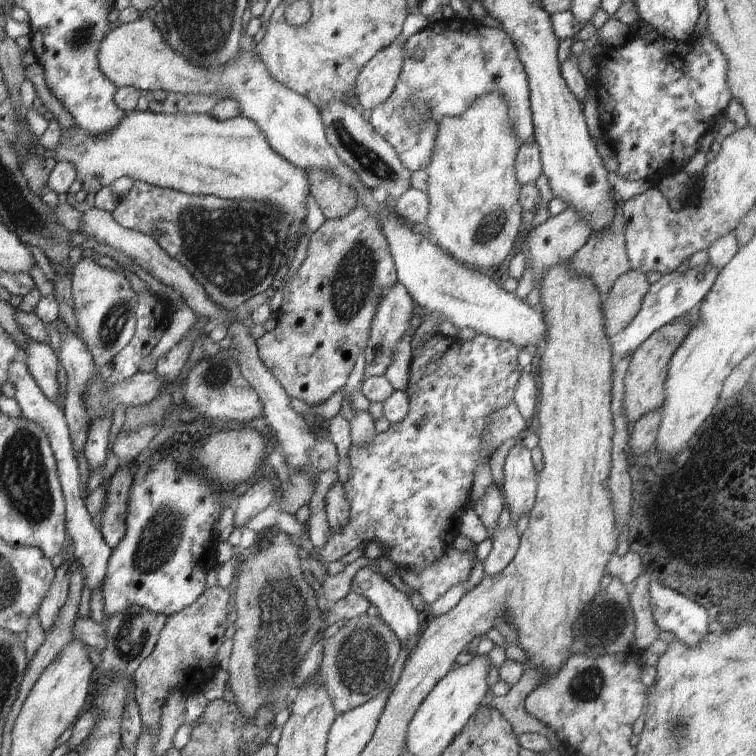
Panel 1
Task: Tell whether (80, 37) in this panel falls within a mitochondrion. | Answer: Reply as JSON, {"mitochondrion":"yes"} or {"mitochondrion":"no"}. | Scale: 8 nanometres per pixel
{"mitochondrion":"yes"}

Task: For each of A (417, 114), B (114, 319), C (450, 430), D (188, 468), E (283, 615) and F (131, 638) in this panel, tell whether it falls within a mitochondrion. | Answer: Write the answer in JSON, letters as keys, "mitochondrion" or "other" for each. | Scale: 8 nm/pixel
{"A":"mitochondrion","B":"mitochondrion","C":"mitochondrion","D":"other","E":"mitochondrion","F":"mitochondrion"}

